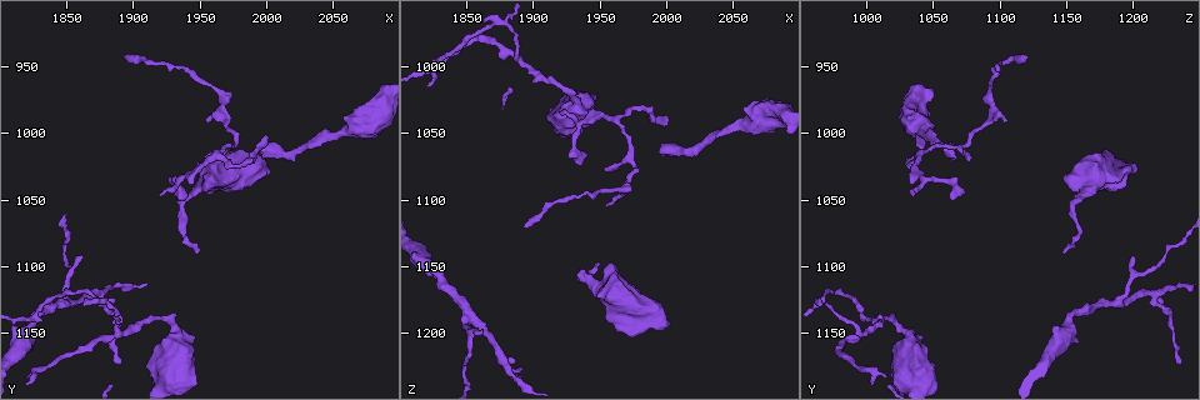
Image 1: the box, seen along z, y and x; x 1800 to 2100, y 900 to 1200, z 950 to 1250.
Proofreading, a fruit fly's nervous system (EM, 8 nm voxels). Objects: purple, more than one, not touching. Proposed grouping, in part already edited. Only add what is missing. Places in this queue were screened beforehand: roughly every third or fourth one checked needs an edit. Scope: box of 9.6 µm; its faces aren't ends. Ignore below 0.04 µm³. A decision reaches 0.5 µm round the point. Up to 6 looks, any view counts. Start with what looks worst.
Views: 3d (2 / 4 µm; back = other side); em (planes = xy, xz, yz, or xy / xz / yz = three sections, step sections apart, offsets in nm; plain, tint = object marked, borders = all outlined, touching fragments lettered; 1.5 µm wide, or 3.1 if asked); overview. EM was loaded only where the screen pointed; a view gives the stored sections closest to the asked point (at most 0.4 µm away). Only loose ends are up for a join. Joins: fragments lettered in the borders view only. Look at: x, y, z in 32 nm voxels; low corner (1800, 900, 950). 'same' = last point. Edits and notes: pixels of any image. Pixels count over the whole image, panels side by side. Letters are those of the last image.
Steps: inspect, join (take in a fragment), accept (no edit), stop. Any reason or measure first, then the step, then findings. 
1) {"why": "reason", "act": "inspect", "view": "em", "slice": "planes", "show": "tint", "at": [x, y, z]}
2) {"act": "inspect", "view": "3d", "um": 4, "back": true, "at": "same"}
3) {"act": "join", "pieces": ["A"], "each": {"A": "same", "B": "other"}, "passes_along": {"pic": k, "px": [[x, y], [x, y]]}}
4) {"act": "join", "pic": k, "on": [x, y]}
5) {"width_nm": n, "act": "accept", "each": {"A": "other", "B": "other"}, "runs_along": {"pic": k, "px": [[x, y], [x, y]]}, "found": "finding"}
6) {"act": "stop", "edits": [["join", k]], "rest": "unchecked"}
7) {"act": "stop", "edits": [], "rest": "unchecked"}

{"why": "stops while still wide", "act": "inspect", "view": "em", "slice": "planes", "show": "borders", "at": [2000, 1026, 1194]}

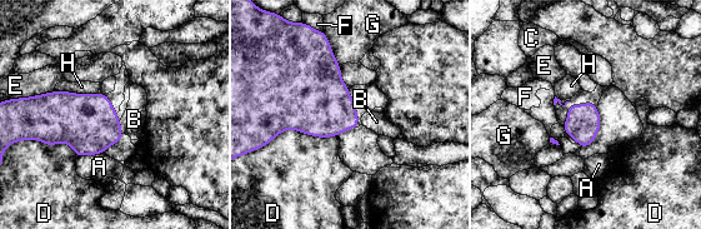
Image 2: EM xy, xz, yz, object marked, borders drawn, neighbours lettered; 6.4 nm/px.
{"act": "join", "pieces": ["B"], "each": {"A": "other", "B": "same", "C": "other", "D": "other", "E": "other", "F": "other", "G": "other", "H": "other"}, "found": "it goes on there"}

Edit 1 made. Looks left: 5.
{"act": "inspect", "view": "overview"}

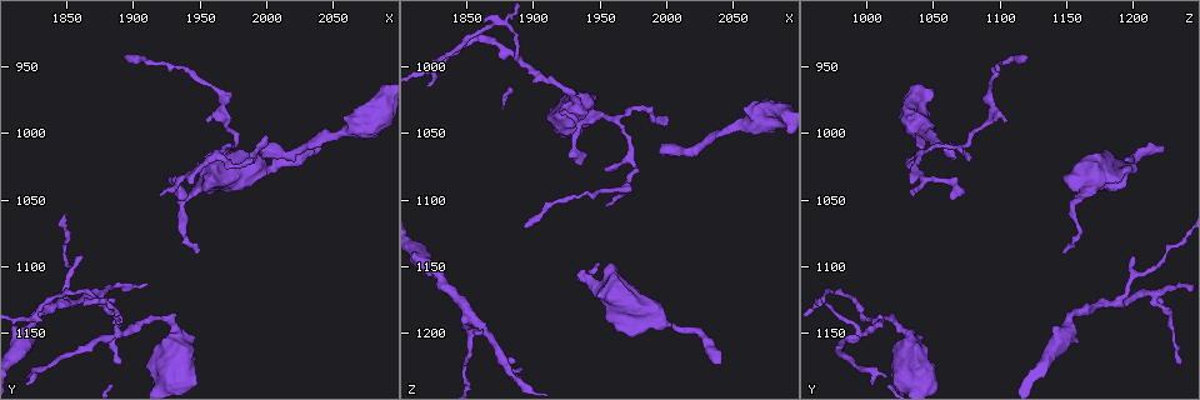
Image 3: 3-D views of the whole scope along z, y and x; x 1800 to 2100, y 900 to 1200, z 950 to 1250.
{"why": "end of a long branch", "act": "inspect", "view": "em", "slice": "planes", "show": "borders", "at": [1822, 1182, 1014]}

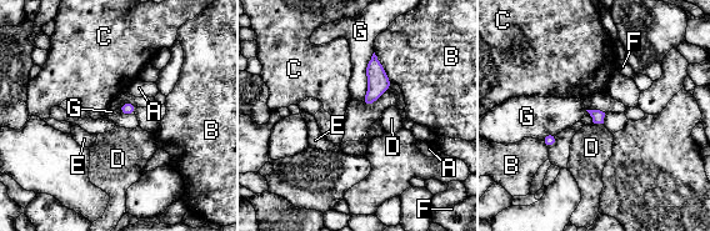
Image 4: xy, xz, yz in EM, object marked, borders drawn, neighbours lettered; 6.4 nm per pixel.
{"act": "accept", "each": {"A": "other", "B": "other", "C": "other", "D": "other", "E": "other", "F": "other", "G": "other"}, "border": {"pic": 4, "px": [[594, 122], [603, 124]]}, "found": "none of them fits"}

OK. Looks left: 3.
{"why": "branch stops here", "act": "inspect", "view": "em", "slice": "yz", "step": 4, "show": "borders", "at": [1922, 1046, 1036]}

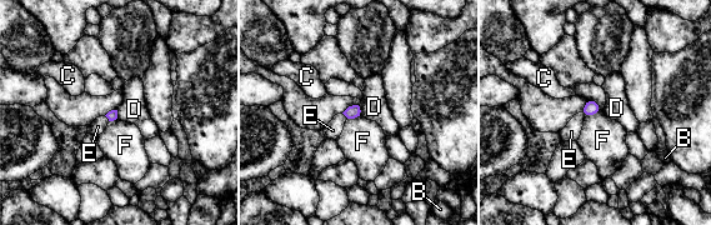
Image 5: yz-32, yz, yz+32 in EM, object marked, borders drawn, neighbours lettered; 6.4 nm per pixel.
{"act": "inspect", "view": "em", "slice": "planes", "show": "borders", "at": "same"}

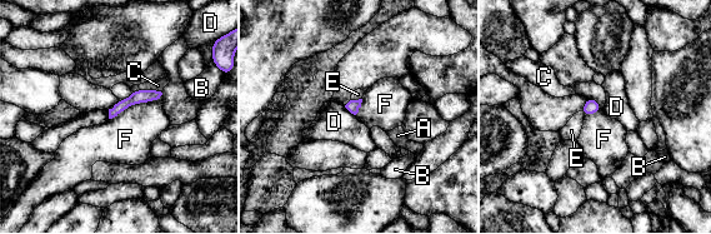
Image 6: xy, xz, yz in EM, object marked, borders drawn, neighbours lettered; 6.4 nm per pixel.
{"act": "join", "pieces": ["E"], "each": {"A": "other", "B": "other", "C": "other", "D": "other", "E": "same", "F": "other"}, "passes_along": {"pic": 6, "px": [[353, 105], [356, 100], [357, 94]]}, "found": "the neuron continues"}

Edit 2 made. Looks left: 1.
{"act": "stop", "edits": [["join", 2], ["join", 6]], "rest": "unchecked"}

